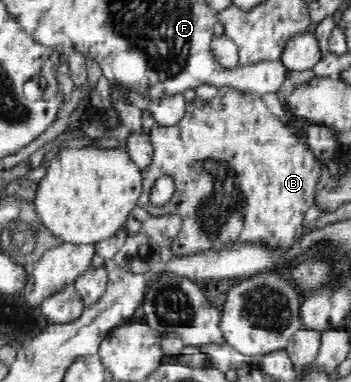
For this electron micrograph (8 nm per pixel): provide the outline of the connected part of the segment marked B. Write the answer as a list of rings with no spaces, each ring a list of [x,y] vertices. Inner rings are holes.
[[[222,86],[217,91],[217,94],[209,100],[203,100],[196,97],[194,100],[186,102],[186,114],[183,120],[176,126],[161,127],[157,124],[153,125],[151,131],[148,132],[150,142],[154,147],[153,163],[147,171],[143,171],[143,189],[142,196],[139,198],[137,205],[149,211],[153,215],[164,215],[169,213],[177,213],[183,217],[183,224],[181,224],[181,232],[177,238],[170,245],[172,253],[178,256],[187,256],[194,252],[201,250],[221,250],[221,248],[239,246],[243,242],[253,242],[253,240],[264,240],[264,244],[268,244],[270,248],[289,248],[297,237],[303,234],[303,222],[307,209],[315,209],[315,196],[317,196],[317,184],[319,184],[319,177],[321,176],[321,165],[324,161],[317,159],[311,150],[307,147],[304,138],[297,138],[291,128],[285,126],[281,120],[272,114],[267,109],[261,96],[255,93],[247,93],[237,90],[232,86]],[[162,177],[169,177],[175,183],[175,192],[169,202],[162,205],[155,205],[151,203],[151,192],[155,187],[155,182]]]

